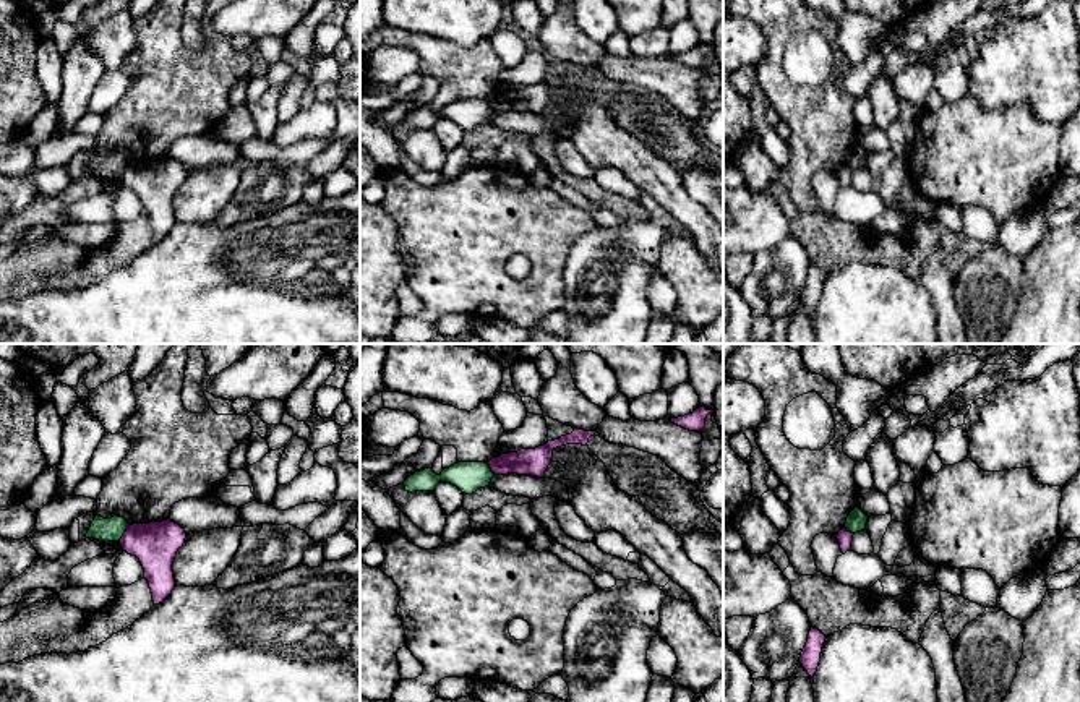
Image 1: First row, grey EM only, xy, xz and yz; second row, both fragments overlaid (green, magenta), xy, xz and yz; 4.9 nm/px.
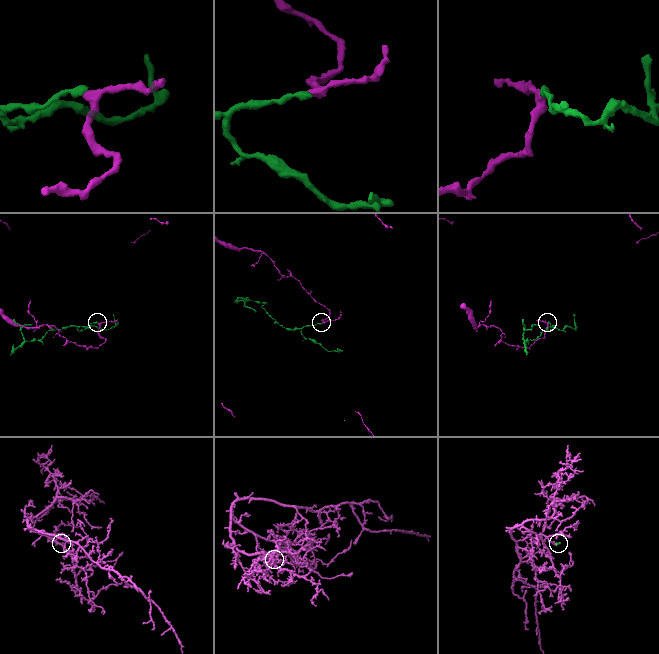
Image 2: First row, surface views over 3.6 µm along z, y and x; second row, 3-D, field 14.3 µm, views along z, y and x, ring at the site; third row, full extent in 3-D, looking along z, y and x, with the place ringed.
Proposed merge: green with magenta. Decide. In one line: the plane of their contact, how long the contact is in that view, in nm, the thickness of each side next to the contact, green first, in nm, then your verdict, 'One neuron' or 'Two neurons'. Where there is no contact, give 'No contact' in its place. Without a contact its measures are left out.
Touches green in xy. Shared border 100 nm. Thickness 120 nm (green) against 220 nm. Two neurons

